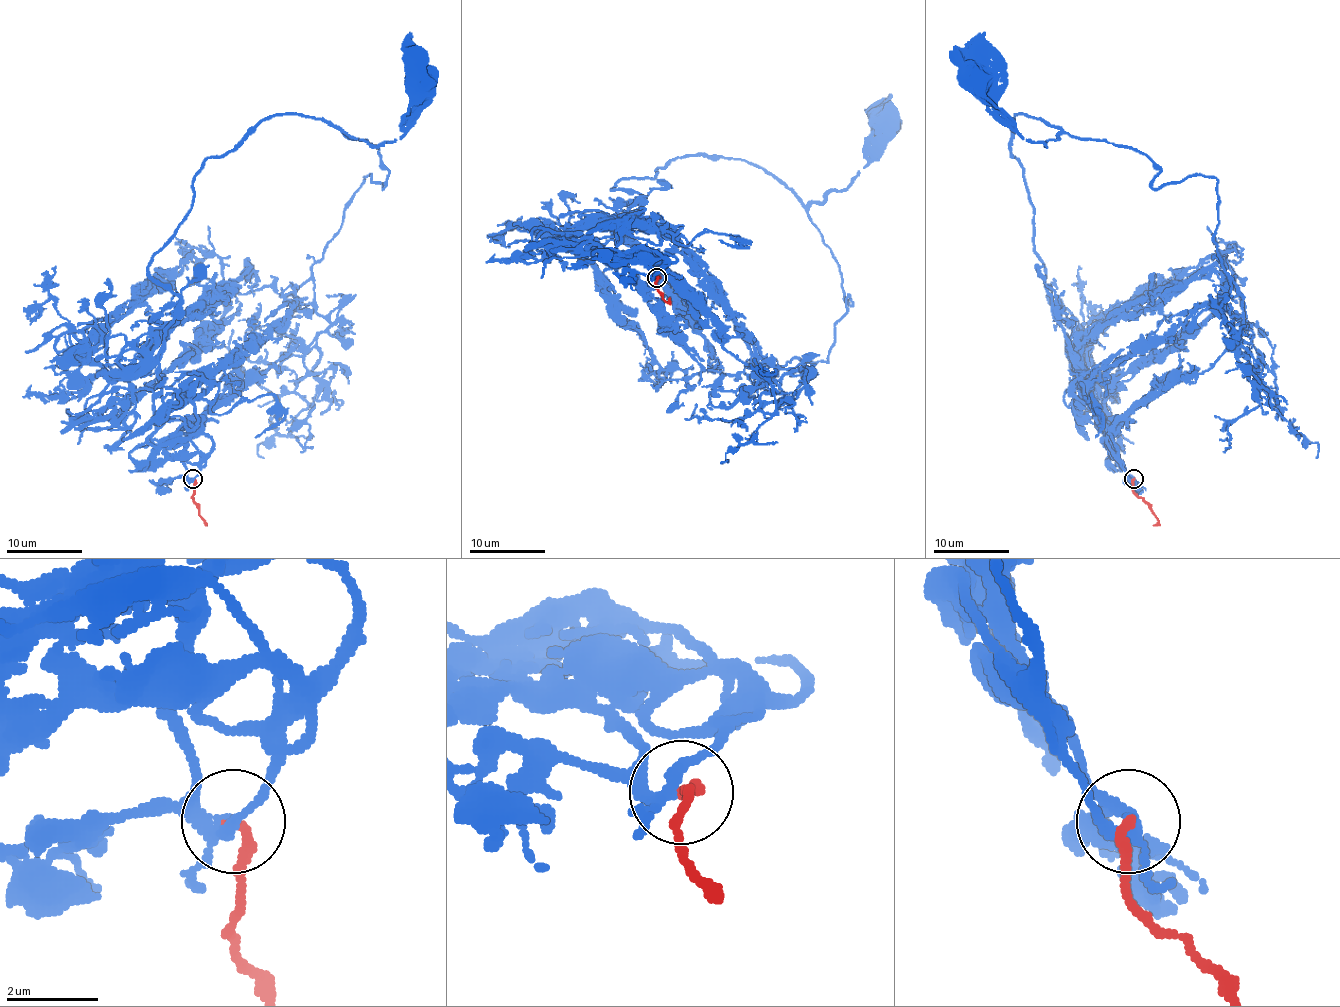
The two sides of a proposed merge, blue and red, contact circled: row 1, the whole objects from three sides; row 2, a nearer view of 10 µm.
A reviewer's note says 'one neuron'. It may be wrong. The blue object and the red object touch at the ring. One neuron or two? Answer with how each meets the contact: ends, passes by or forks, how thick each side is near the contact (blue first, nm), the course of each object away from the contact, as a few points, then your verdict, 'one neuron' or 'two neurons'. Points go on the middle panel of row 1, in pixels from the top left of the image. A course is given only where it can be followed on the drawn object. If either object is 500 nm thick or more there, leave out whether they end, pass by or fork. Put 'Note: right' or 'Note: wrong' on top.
Note: right
blue forks; red ends; calibres 220 and 240 nm; course blue (657, 278), (615, 253), (643, 195), (611, 189), (626, 178), (719, 155), (821, 202), (889, 123); course red (657, 278), (657, 287), (666, 301), (670, 297); one neuron

